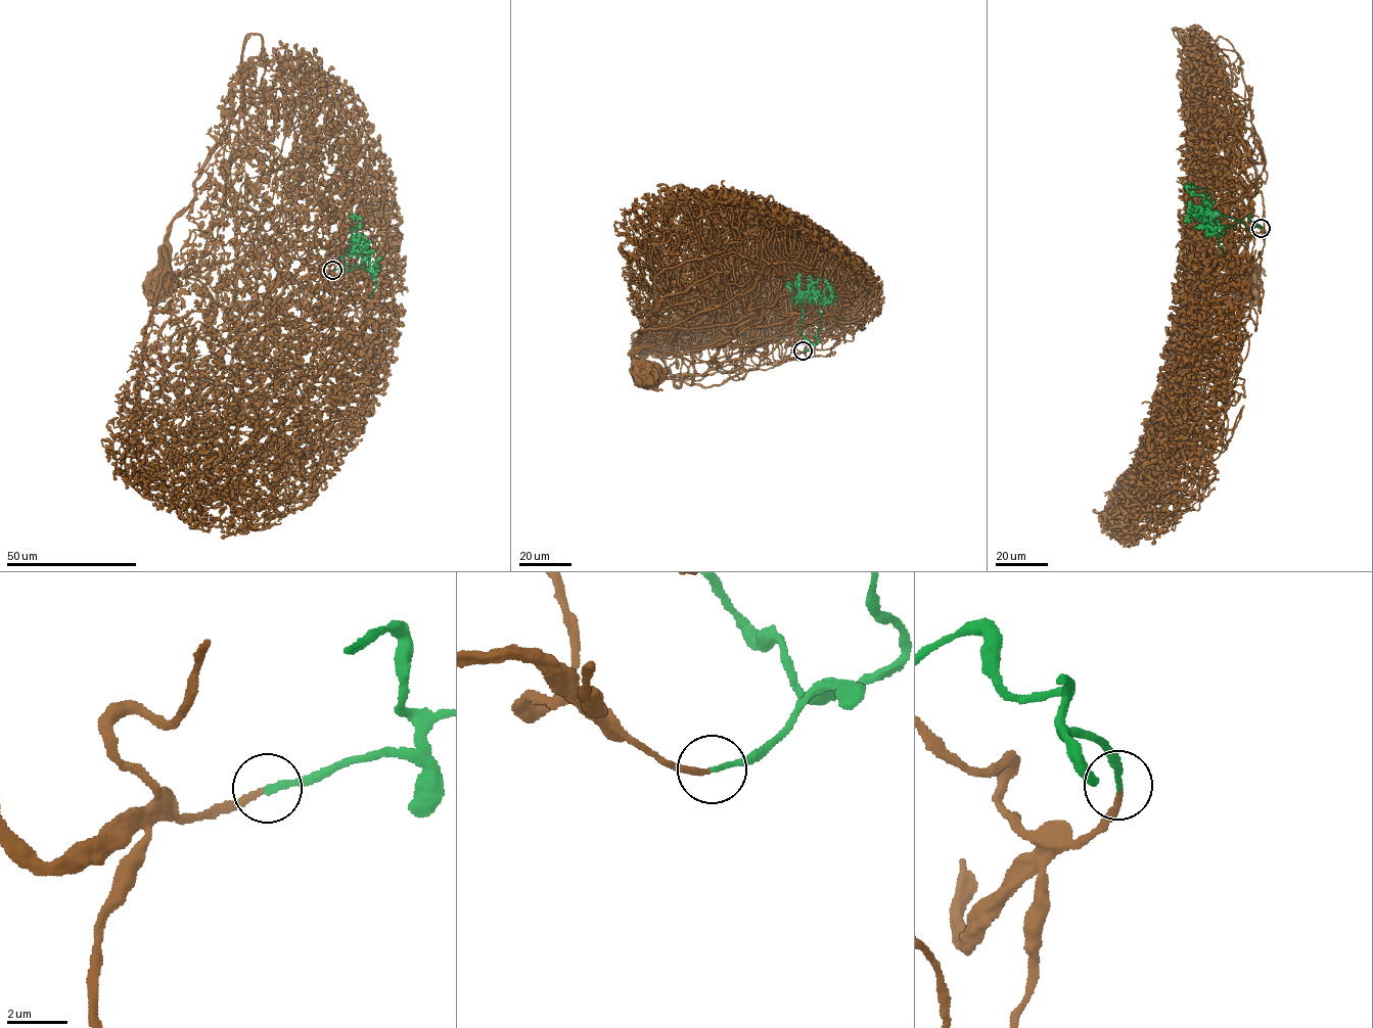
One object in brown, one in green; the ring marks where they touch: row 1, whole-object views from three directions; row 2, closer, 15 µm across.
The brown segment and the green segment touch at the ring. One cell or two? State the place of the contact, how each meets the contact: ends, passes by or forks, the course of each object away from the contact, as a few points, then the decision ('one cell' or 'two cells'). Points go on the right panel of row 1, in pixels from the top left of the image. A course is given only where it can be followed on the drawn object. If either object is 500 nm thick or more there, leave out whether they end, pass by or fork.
place (1261, 228); brown ends; green ends; course brown (1262, 229), (1248, 242), (1255, 226), (1248, 213), (1246, 247), (1221, 275), (1220, 256), (1241, 274); course green (1262, 229), (1249, 216), (1239, 220), (1214, 216), (1202, 194), (1202, 188), (1188, 187), (1185, 190); one cell

